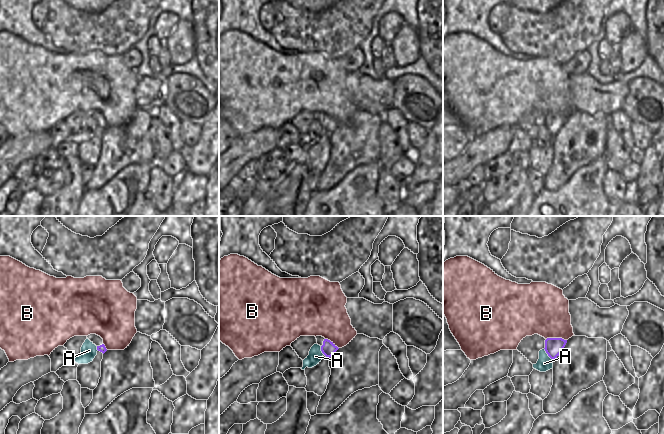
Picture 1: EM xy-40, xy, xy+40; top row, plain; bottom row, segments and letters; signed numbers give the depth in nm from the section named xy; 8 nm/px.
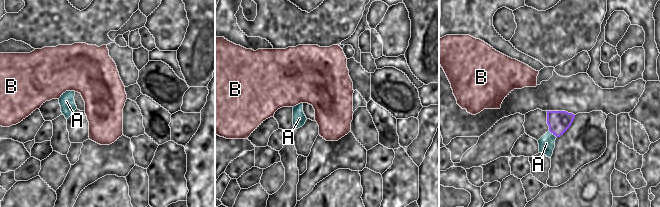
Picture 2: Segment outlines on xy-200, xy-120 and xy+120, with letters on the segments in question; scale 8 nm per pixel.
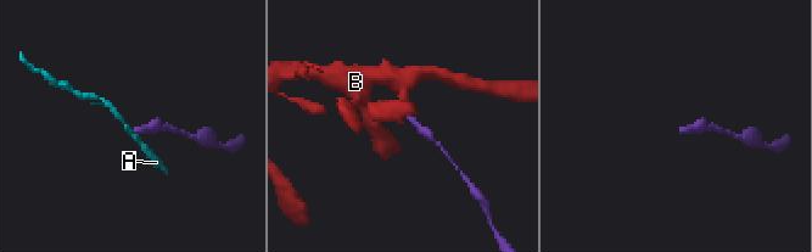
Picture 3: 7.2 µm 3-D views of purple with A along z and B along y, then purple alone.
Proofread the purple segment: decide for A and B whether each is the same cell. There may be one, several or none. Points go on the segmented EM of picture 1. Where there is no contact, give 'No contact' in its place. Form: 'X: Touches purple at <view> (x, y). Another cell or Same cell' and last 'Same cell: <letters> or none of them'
A: Touches purple at xy+40 (547, 353). Another cell
B: Touches purple at xy+40 (556, 338). Another cell
Same cell: none of them.

